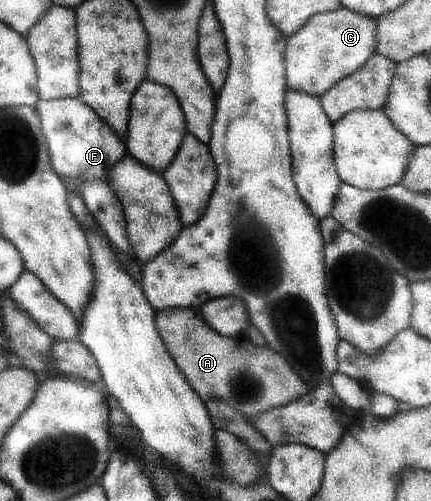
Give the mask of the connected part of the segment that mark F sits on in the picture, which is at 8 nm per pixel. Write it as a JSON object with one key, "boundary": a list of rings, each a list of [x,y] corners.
{"boundary":[[[81,96],[65,99],[41,99],[37,106],[42,126],[49,142],[55,171],[68,184],[70,191],[84,197],[101,228],[108,234],[116,250],[132,255],[127,237],[127,219],[123,203],[111,182],[116,163],[127,152],[125,138],[114,130]]]}

